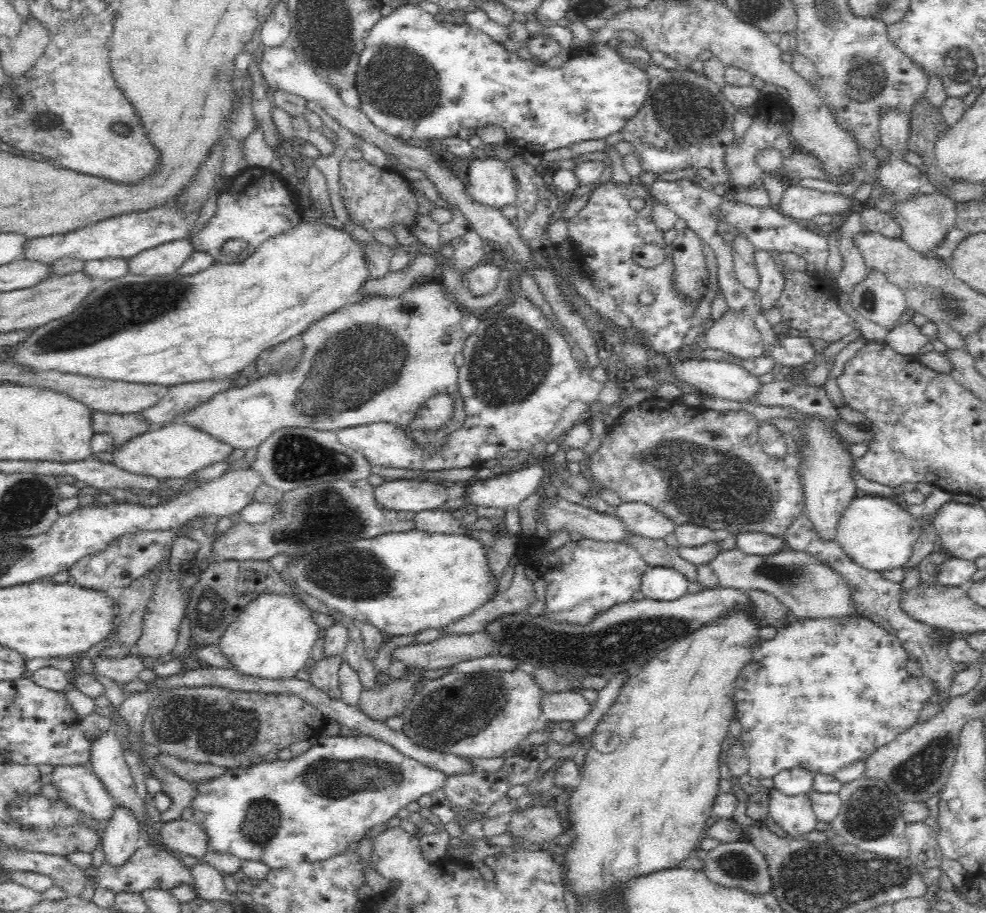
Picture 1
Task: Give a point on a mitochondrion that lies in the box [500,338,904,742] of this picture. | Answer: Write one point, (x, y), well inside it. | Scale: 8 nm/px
(702, 481)

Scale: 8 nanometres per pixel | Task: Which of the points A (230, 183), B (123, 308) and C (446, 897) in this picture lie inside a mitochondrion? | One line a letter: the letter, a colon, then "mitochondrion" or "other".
A: other
B: mitochondrion
C: other

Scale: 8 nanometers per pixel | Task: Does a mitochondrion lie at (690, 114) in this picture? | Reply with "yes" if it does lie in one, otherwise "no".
yes

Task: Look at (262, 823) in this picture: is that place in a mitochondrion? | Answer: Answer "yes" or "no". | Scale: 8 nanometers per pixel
yes

